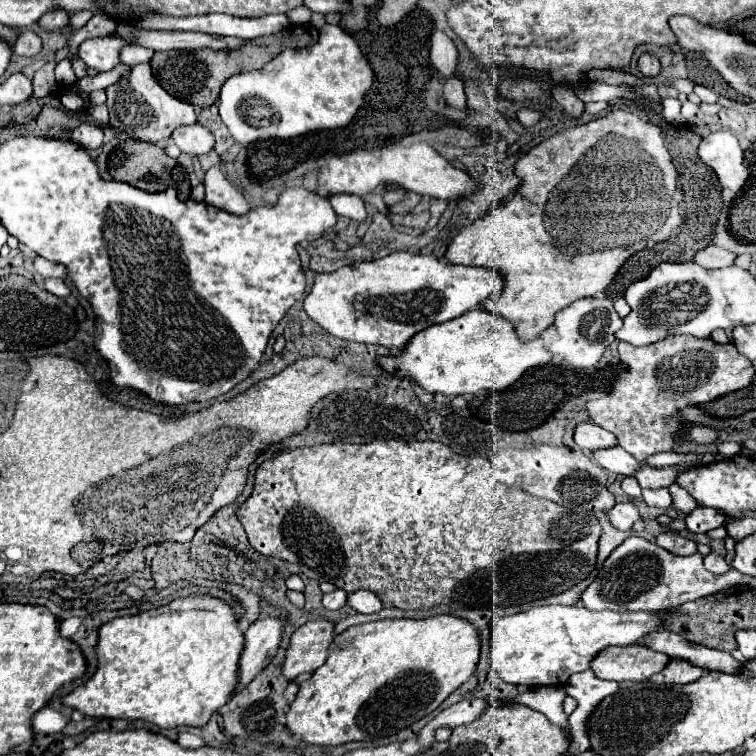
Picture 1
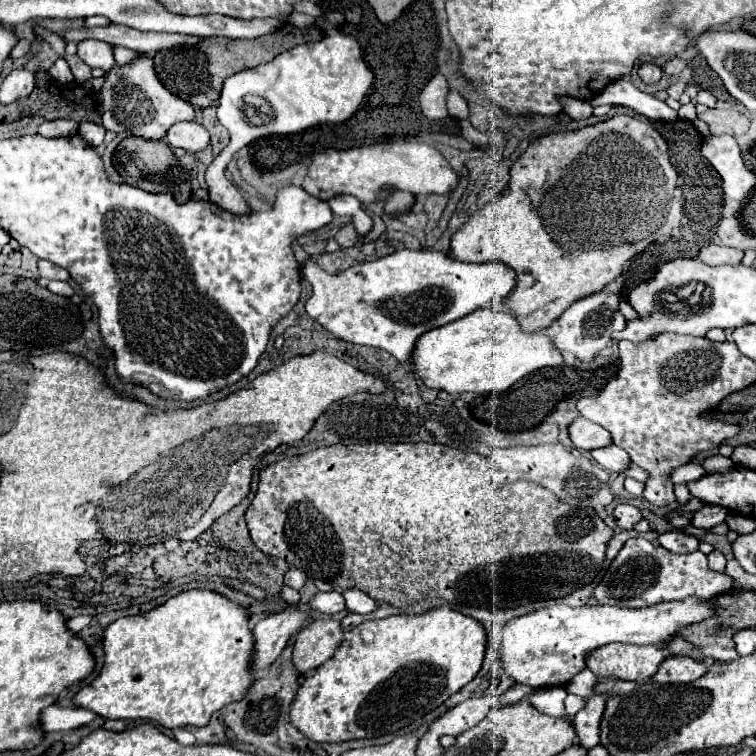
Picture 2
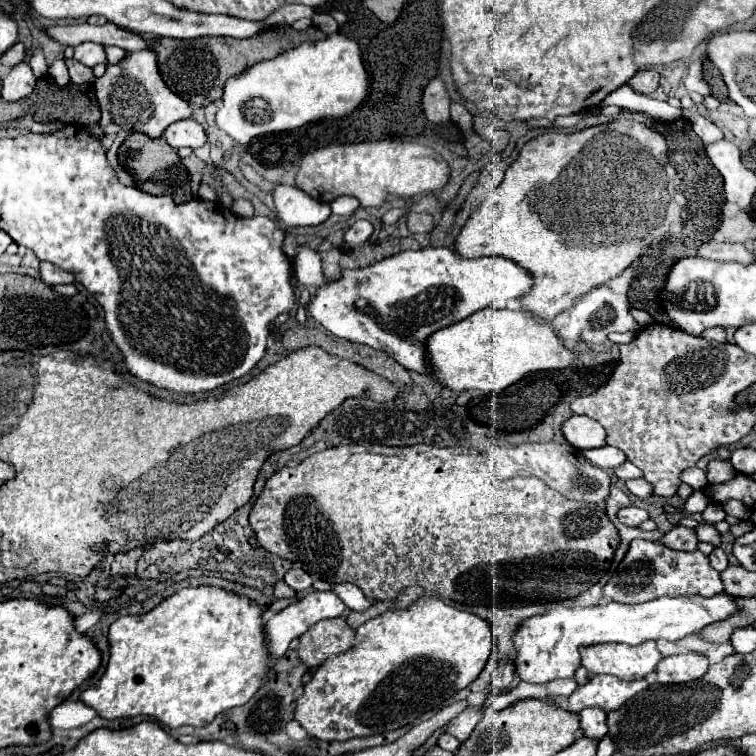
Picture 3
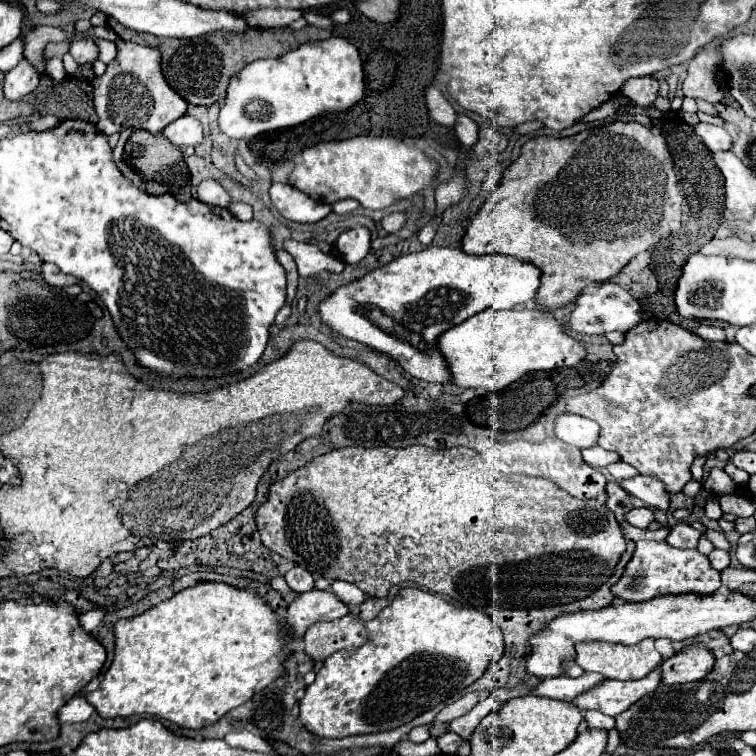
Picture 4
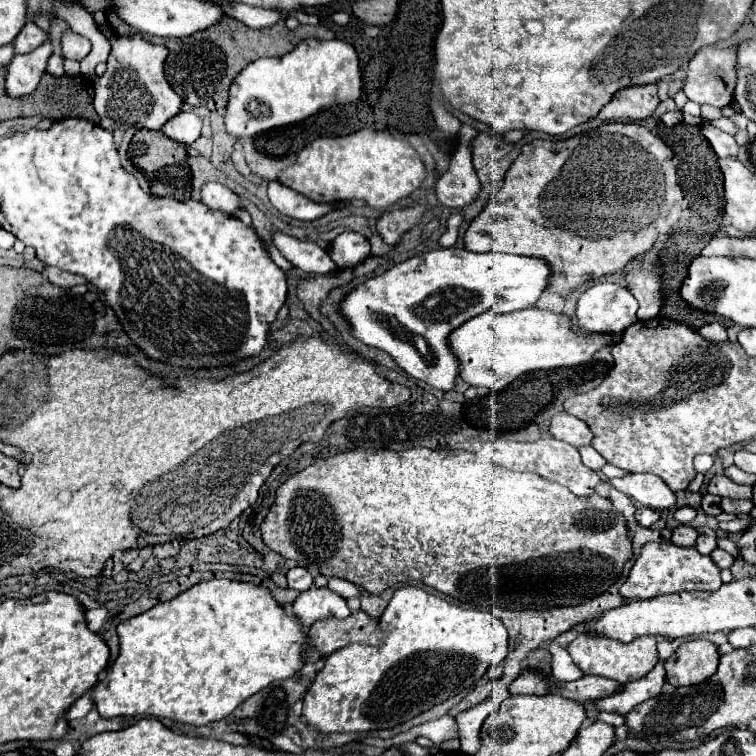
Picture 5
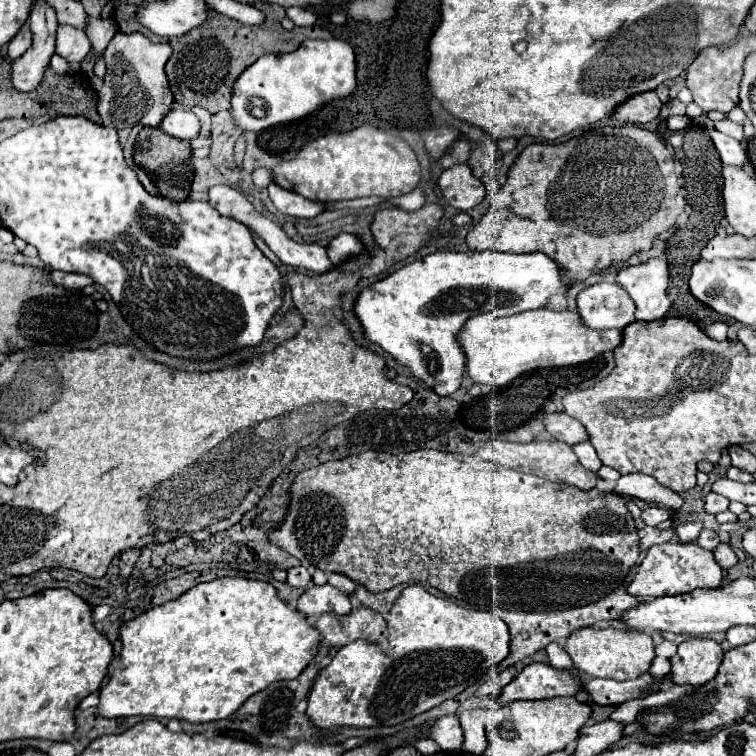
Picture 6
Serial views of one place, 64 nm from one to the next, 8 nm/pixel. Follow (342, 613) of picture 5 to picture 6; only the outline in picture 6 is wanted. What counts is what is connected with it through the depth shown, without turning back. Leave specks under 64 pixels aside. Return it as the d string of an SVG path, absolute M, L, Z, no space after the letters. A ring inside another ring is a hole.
M324 584L306 590L298 600L298 610L308 618L318 618L324 612L334 612L344 616L352 610L352 602L350 602L350 594L330 584Z

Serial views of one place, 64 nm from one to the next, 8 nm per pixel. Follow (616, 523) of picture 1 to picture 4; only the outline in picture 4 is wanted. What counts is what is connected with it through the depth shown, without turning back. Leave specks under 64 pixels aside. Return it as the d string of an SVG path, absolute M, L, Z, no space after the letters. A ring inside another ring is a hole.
M634 508L626 514L626 520L632 524L632 526L638 526L638 528L648 528L650 522L654 522L654 512L650 508Z

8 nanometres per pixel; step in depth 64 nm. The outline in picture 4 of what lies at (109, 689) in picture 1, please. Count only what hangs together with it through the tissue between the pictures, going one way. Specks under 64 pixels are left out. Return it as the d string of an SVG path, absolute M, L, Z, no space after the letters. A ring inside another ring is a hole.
M198 582L192 588L186 588L178 594L174 594L170 600L160 602L158 606L146 610L144 614L138 614L134 618L126 618L126 620L118 620L114 626L114 634L116 634L116 656L112 666L106 670L104 680L100 682L100 686L90 692L86 696L86 700L96 708L96 712L102 718L116 718L116 716L132 716L132 714L150 714L150 716L158 716L158 718L170 718L172 722L178 726L186 726L186 728L204 728L208 724L214 724L216 720L220 720L224 714L228 714L232 708L242 706L244 702L248 702L256 692L264 690L272 680L276 680L276 676L284 674L284 660L290 656L290 644L294 640L288 640L288 624L284 624L284 618L278 616L272 606L254 590L242 590L242 588L234 588L230 584L224 582Z

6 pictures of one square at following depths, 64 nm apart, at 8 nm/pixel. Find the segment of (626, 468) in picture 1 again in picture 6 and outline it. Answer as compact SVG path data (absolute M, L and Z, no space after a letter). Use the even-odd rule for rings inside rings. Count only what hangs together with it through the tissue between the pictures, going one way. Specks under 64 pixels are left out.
M586 440L586 442L580 442L580 444L574 444L574 446L572 446L572 452L578 456L578 460L580 460L580 464L582 464L584 468L588 468L588 470L592 470L592 472L598 472L598 470L600 470L602 462L600 462L594 446L592 446L588 440Z

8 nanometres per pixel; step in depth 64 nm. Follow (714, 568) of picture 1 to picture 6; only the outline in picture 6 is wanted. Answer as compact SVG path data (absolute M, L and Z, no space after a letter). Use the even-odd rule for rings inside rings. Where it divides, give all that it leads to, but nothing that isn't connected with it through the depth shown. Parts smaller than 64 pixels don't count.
M718 544L716 550L714 550L714 558L716 558L716 562L718 562L724 570L734 568L734 566L738 564L738 556L736 556L736 552L732 550L730 544Z

